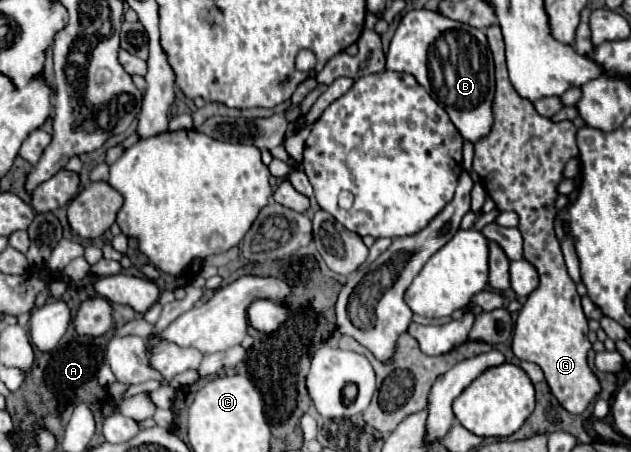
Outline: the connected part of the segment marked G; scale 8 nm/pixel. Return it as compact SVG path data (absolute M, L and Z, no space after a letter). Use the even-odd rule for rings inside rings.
M490 25L486 29L486 37L490 43L490 51L494 60L495 67L495 95L492 101L492 113L494 113L494 125L488 135L484 135L480 141L474 143L474 161L472 169L484 179L484 187L492 201L496 203L498 211L514 211L518 215L518 229L524 237L524 259L530 261L538 275L540 275L540 285L528 295L526 303L522 305L518 319L516 319L516 329L514 329L514 355L522 361L532 361L542 367L544 377L560 401L560 405L578 415L582 413L588 403L600 393L600 383L594 377L594 373L588 367L588 351L592 343L586 339L588 333L588 319L584 317L582 305L580 305L580 295L576 293L576 283L570 279L560 241L554 233L554 217L556 217L556 197L558 197L558 185L562 181L562 171L568 159L578 157L578 147L576 147L576 127L572 121L552 121L550 117L542 117L536 109L534 103L520 97L506 71L506 59L504 59L504 41L498 25Z

